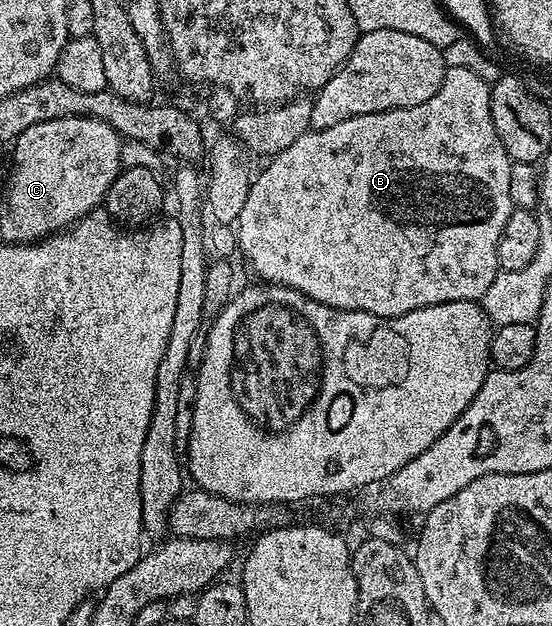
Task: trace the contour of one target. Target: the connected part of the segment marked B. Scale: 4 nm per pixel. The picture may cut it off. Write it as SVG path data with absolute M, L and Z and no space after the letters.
M446 67L446 75L440 84L440 88L436 92L436 96L431 96L429 100L424 100L424 104L416 104L408 108L400 108L399 110L385 110L384 112L376 112L375 114L365 114L364 116L352 116L352 120L343 120L341 124L336 124L332 128L324 128L323 130L315 130L313 128L306 131L304 136L300 136L300 140L295 140L289 148L284 148L284 152L273 155L269 159L270 162L262 171L257 171L256 177L250 183L250 191L248 192L248 200L241 209L239 218L236 221L237 231L237 249L240 254L250 261L250 266L259 274L261 281L266 284L275 286L287 286L296 292L300 292L304 296L308 296L312 300L316 300L325 306L331 306L337 310L363 310L369 314L375 314L381 318L395 318L396 316L404 316L413 310L420 308L428 308L436 304L448 304L449 302L478 302L484 292L488 292L488 288L492 284L492 280L498 274L498 257L496 256L496 244L500 244L500 232L504 232L504 224L508 224L508 216L514 210L512 204L512 195L510 183L512 177L512 168L510 167L510 157L504 148L504 144L500 140L500 136L496 136L496 128L492 124L492 108L490 107L490 87L491 83L484 81L475 72L469 71L468 68Z

